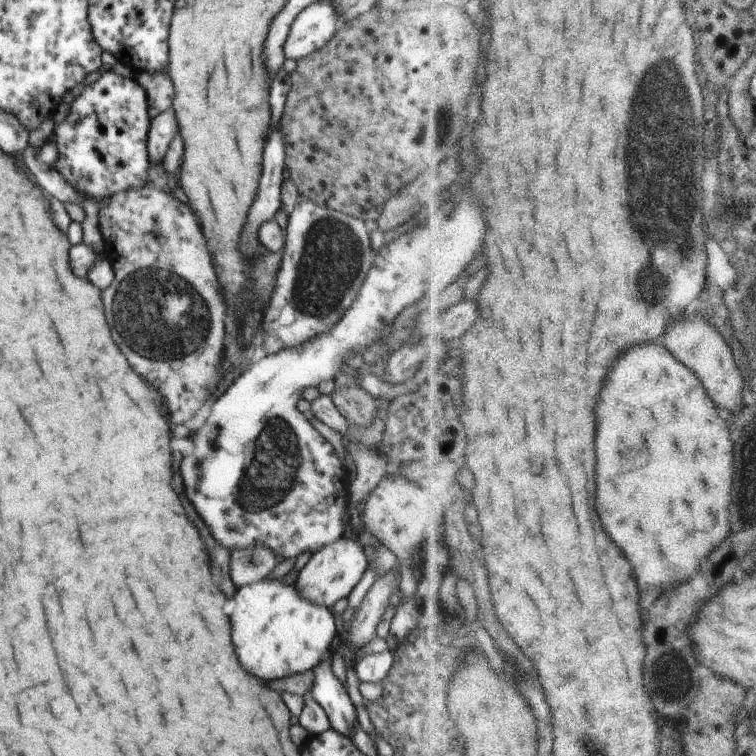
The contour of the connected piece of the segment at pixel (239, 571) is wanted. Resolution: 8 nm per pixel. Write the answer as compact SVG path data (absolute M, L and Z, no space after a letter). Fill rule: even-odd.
M253 545L244 550L231 551L232 582L240 588L262 581L277 566L277 562L277 557L266 545Z

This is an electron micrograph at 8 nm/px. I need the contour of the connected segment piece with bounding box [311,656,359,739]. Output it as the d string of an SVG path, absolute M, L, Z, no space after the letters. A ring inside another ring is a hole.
M330 656L316 665L312 672L315 676L311 690L314 700L326 711L331 728L351 739L359 725L357 710L346 687L332 673Z

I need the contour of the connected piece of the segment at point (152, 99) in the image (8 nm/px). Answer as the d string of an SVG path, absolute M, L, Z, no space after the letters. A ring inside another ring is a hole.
M166 69L154 72L140 72L137 82L144 88L148 97L149 115L153 119L162 114L162 110L172 106L174 86Z

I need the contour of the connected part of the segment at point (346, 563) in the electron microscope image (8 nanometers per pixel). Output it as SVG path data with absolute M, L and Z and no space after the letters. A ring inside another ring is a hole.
M344 537L312 554L294 586L303 599L332 610L338 600L346 598L354 590L368 566L363 547Z

